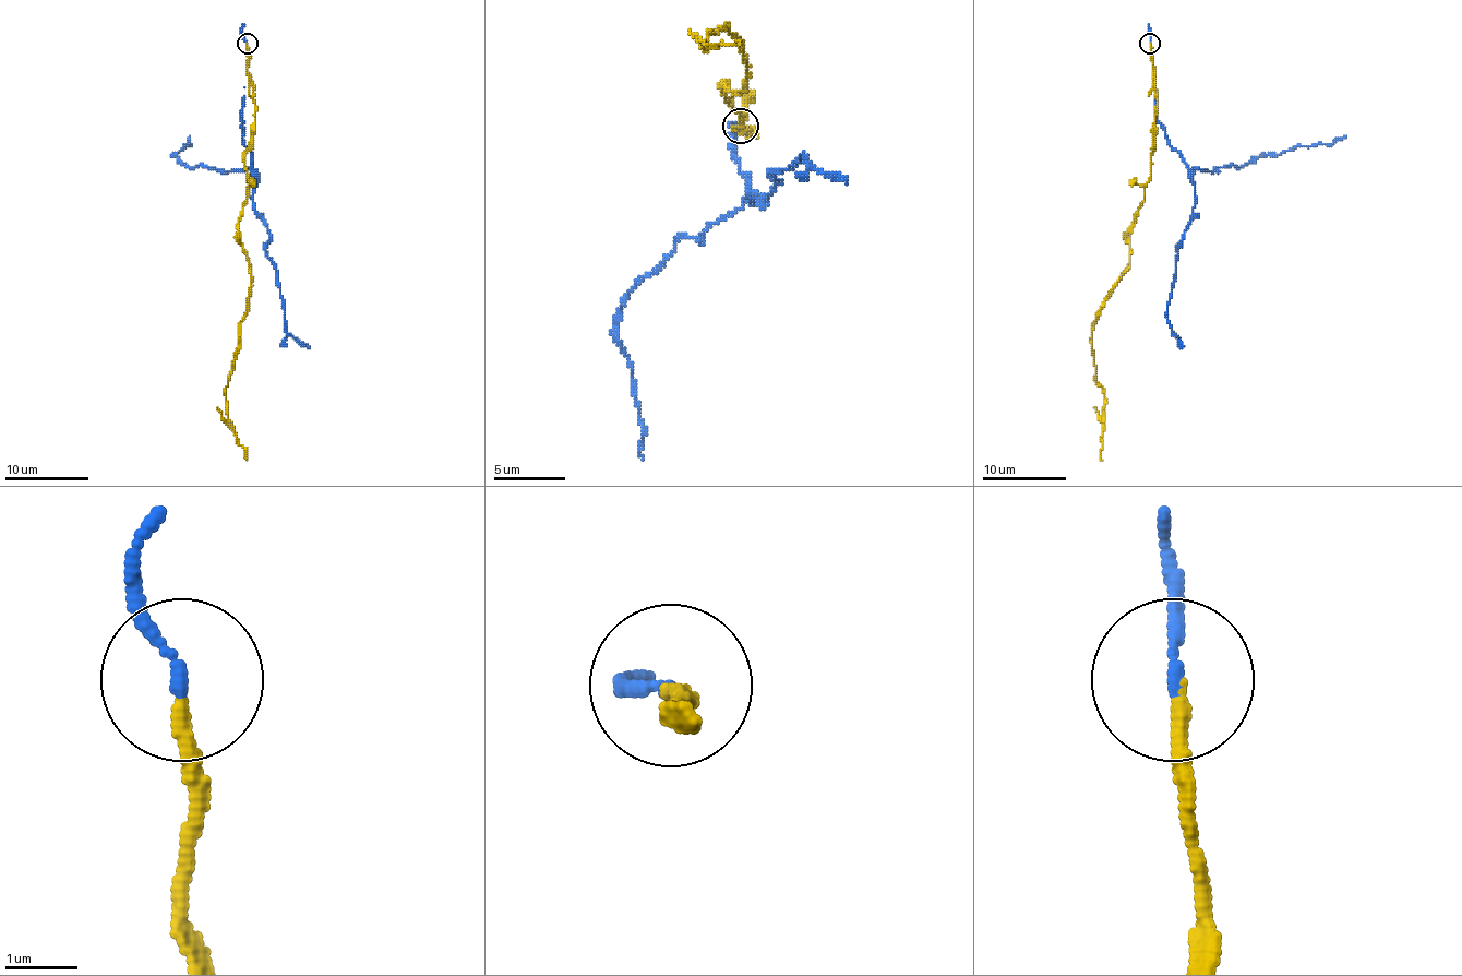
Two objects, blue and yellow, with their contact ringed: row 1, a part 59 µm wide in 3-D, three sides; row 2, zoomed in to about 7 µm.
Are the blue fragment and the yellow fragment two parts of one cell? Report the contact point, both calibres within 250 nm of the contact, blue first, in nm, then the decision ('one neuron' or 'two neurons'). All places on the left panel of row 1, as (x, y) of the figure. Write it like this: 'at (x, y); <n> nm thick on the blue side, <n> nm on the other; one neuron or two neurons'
at (247, 44); 190 nm thick on the blue side, 190 nm on the other; two neurons

